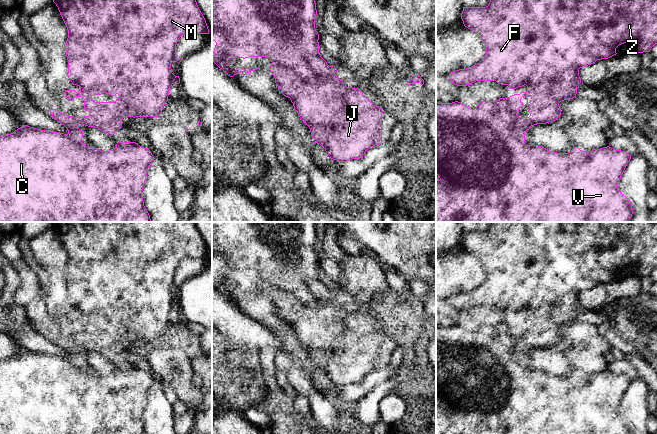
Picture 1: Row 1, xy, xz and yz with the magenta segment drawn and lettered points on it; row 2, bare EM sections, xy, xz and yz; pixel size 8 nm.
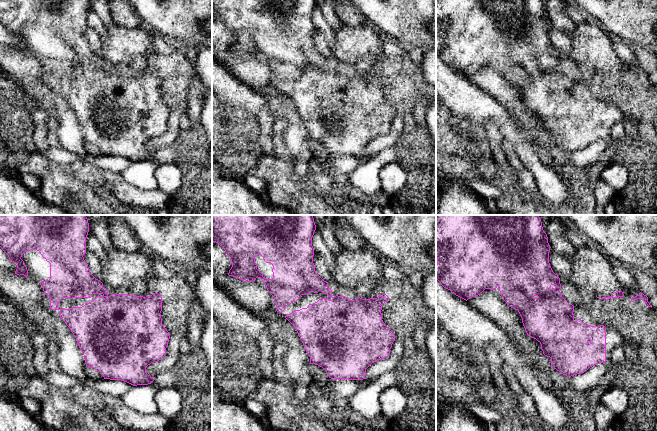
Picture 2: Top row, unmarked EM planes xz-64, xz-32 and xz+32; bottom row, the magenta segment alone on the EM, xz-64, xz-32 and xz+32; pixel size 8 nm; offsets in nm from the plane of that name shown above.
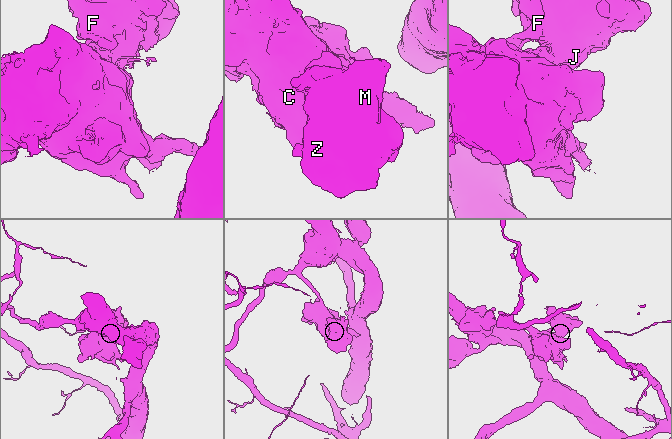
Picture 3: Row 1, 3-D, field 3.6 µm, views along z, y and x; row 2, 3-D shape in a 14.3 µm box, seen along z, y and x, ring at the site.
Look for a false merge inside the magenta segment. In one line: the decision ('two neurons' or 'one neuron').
two neurons

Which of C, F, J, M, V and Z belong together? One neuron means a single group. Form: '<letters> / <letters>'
C V / F J M Z

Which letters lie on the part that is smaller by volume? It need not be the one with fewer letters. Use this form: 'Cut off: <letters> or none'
Cut off: F, J, M, Z

